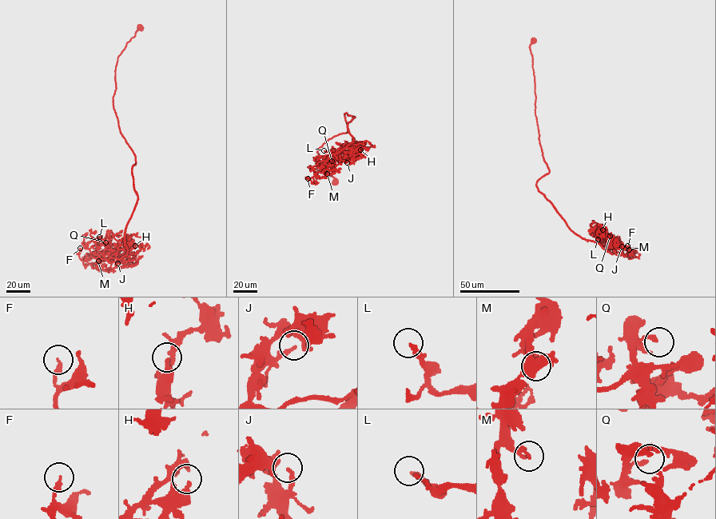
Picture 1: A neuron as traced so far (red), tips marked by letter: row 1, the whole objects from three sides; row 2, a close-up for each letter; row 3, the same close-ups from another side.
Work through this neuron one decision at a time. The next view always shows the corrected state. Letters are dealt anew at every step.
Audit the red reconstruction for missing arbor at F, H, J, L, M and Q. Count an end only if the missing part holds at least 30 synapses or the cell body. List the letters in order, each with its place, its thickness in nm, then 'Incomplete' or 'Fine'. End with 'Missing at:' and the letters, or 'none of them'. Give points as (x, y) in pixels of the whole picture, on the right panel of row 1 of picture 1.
F: Place: (627, 245). Thickness 200 nm. Fine
H: Place: (602, 229). Thickness 300 nm. Fine
J: Place: (622, 246). Thickness 220 nm. Incomplete
L: Place: (598, 239). Thickness 220 nm. Incomplete
M: Place: (629, 249). Thickness 180 nm. Fine
Q: Place: (610, 236). Thickness 180 nm. Fine
Missing at: J, L

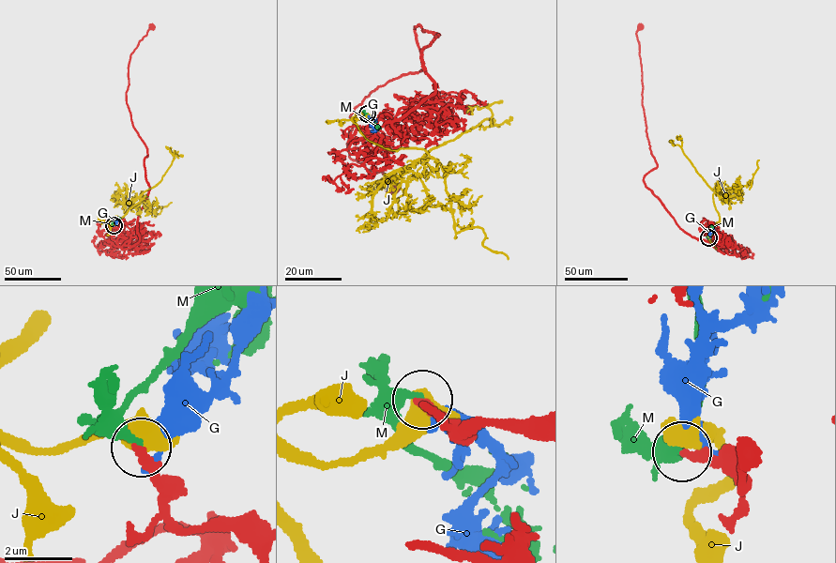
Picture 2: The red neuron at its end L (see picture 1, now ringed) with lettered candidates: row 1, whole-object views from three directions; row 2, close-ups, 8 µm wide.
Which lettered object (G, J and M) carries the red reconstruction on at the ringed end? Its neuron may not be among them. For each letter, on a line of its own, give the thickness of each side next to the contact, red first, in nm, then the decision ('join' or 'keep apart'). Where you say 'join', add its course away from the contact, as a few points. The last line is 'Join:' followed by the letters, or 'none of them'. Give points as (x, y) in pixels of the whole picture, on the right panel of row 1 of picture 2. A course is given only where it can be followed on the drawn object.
G: 400 nm thick on the red side, 220 nm on the other; keep apart
J: 280 nm thick on the red side, 750 nm on the other; keep apart
M: 280 nm thick on the red side, 280 nm on the other; join
Join: M

